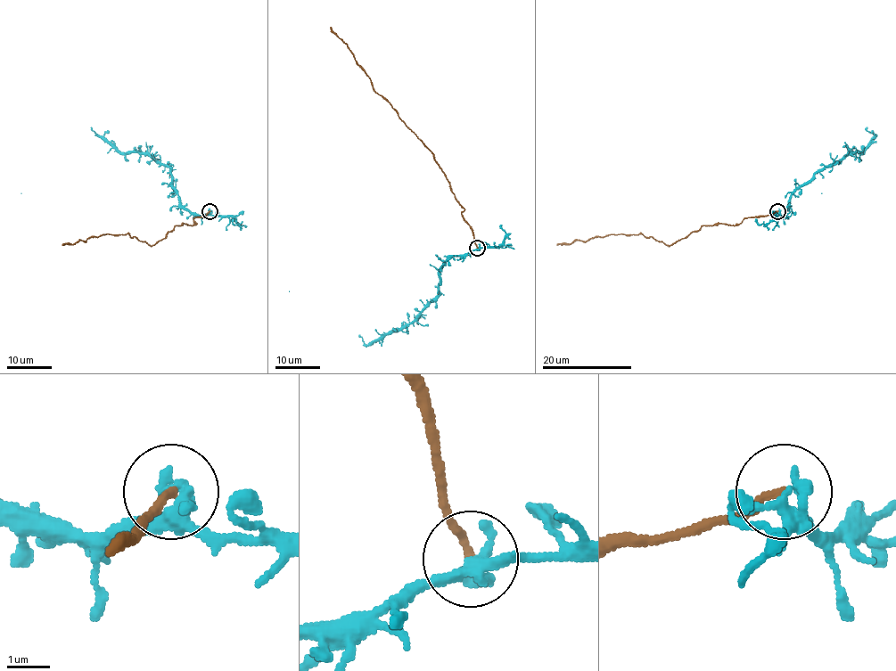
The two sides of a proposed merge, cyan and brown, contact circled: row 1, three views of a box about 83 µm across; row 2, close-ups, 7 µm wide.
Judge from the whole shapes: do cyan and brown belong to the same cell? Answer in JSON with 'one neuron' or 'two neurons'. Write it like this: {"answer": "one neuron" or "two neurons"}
{"answer": "two neurons"}

